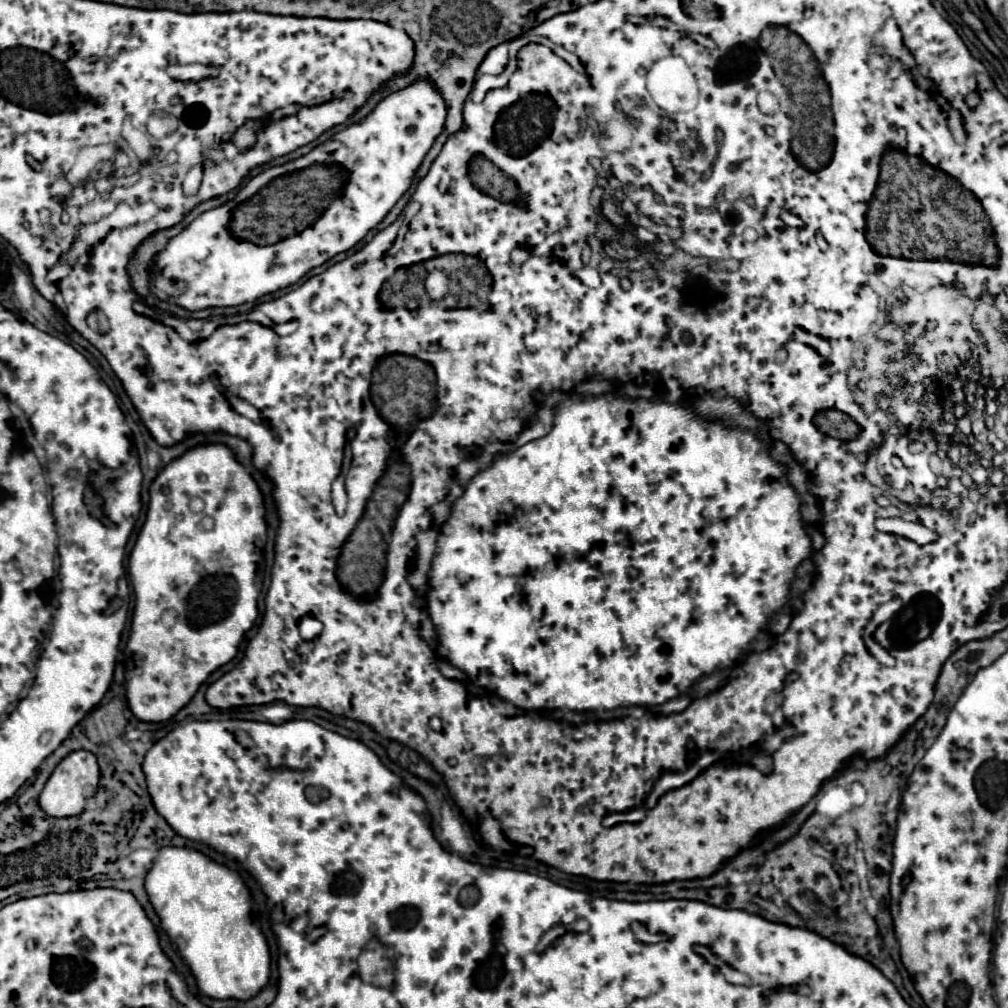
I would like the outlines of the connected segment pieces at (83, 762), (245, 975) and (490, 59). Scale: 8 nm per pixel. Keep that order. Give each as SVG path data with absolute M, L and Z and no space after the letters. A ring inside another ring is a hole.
M76 750L76 752L70 752L52 772L52 776L48 778L38 802L40 802L40 808L48 814L48 816L78 816L88 798L92 798L98 790L98 780L100 780L100 770L98 770L98 762L96 762L96 756L88 750Z
M160 848L152 870L146 874L146 892L166 932L181 958L196 976L198 988L210 998L250 1000L266 988L270 980L270 946L262 928L252 920L252 896L238 872L214 862L210 856L190 848Z
M488 54L484 60L482 60L482 64L478 66L478 74L500 74L502 70L504 70L504 66L506 66L508 62L506 62L506 54ZM502 58L502 60L500 60Z

